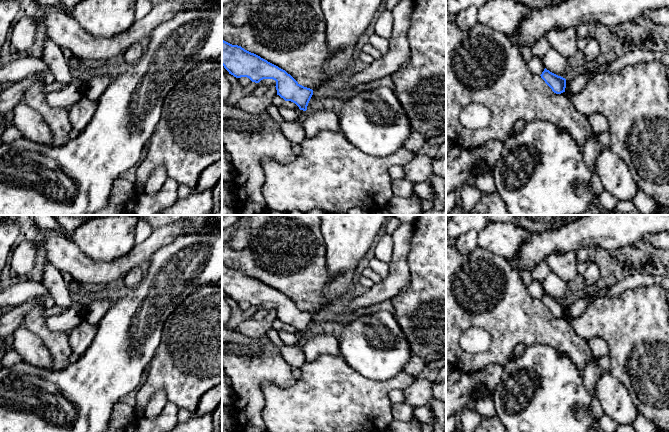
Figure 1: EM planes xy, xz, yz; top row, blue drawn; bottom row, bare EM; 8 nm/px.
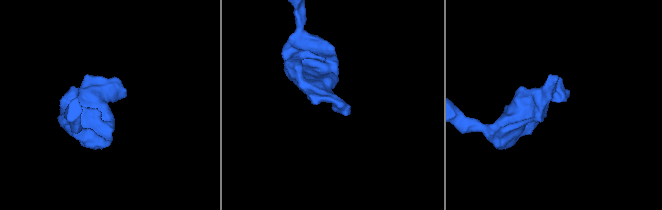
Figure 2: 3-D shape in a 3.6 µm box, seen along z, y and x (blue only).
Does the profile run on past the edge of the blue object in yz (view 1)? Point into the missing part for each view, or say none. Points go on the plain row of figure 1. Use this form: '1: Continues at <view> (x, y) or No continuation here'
1: No continuation here

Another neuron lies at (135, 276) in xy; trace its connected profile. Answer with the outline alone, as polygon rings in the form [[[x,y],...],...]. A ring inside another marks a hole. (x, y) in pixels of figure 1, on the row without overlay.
[[[138,267],[134,268],[123,278],[122,282],[120,283],[121,289],[123,291],[130,290],[131,288],[139,284],[142,281],[143,277],[144,275],[141,270]]]

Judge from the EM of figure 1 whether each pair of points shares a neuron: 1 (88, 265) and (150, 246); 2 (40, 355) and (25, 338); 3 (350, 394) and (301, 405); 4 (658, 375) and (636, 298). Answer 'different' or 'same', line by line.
1: same
2: same
3: same
4: same

